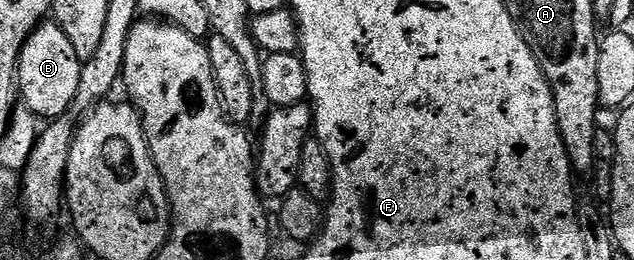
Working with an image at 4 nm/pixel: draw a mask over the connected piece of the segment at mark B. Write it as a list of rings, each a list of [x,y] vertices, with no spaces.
[[[43,23],[26,38],[18,56],[18,91],[20,101],[39,119],[57,119],[70,110],[72,99],[80,87],[82,61],[72,47],[72,39],[64,35],[57,23]]]

